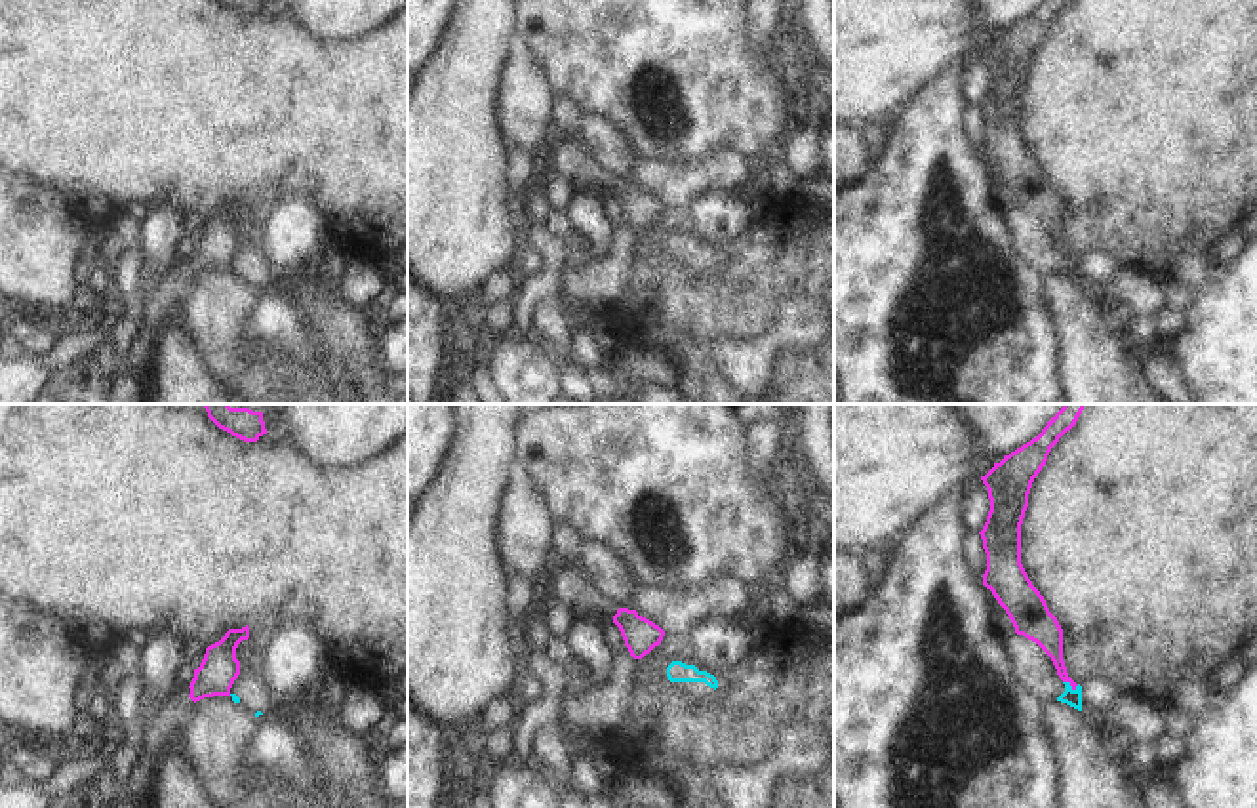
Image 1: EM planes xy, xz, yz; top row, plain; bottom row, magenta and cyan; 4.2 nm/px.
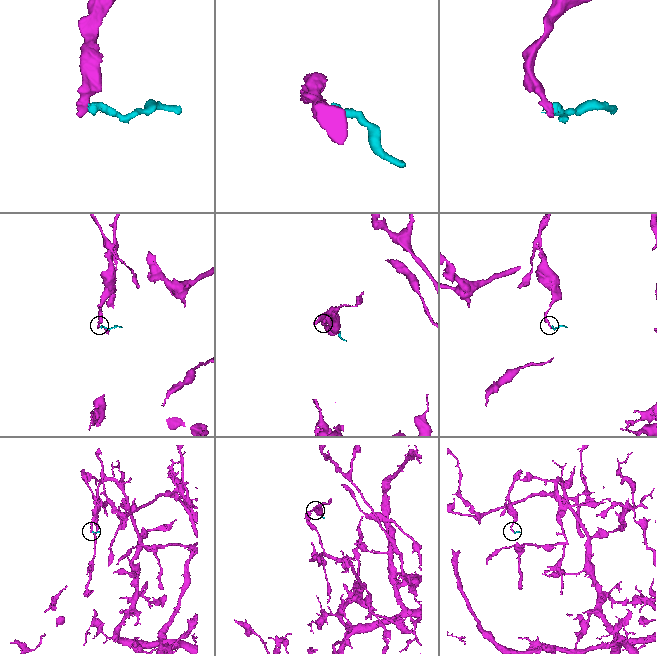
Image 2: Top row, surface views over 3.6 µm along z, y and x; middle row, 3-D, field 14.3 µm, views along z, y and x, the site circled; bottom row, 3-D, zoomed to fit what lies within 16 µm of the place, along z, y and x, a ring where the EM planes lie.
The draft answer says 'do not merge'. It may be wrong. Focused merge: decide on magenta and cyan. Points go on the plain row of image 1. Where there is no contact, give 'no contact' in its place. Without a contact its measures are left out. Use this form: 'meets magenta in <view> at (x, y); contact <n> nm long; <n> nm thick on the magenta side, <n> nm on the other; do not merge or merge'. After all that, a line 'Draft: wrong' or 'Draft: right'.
meets magenta in yz at (1071, 258); contact 70 nm long; 130 nm thick on the magenta side, 70 nm on the other; do not merge
Draft: right

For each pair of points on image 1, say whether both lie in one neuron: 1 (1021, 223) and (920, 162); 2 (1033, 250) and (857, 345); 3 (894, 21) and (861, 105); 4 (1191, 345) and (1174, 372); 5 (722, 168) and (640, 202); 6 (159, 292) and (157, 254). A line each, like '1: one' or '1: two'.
1: two
2: two
3: one
4: two
5: two
6: two

